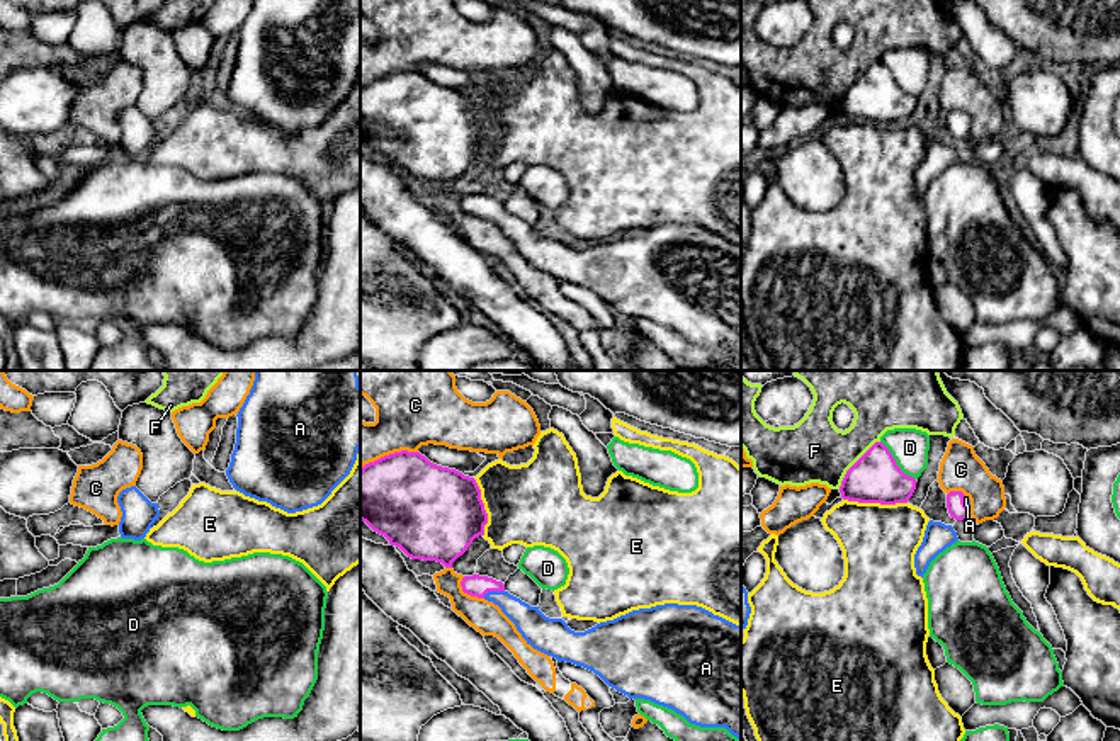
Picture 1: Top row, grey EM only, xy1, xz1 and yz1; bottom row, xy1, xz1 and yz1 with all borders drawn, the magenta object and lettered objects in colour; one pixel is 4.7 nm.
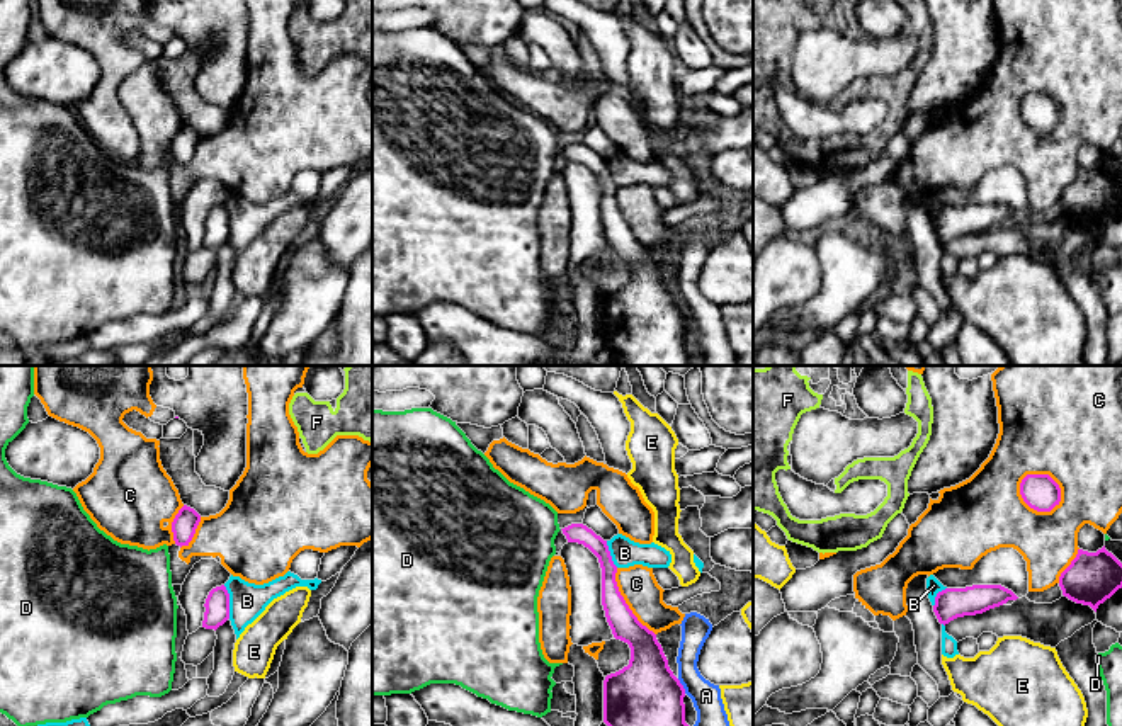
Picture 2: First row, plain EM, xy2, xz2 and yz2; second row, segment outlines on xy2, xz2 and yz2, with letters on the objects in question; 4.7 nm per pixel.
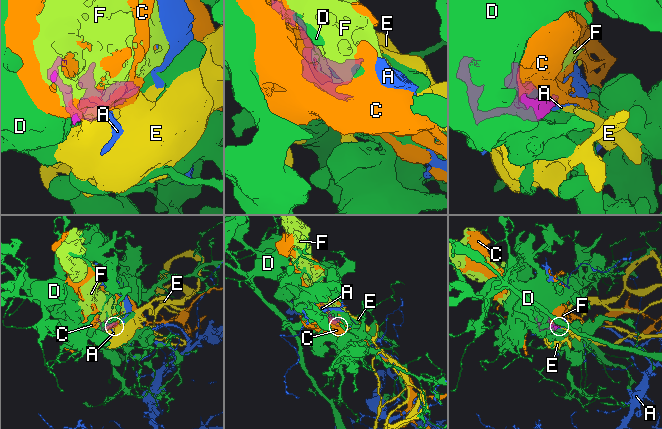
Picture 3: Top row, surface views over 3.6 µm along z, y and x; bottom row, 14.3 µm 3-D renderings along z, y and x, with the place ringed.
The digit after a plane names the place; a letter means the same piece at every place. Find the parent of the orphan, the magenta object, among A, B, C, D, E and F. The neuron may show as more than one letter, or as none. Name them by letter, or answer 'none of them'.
A

